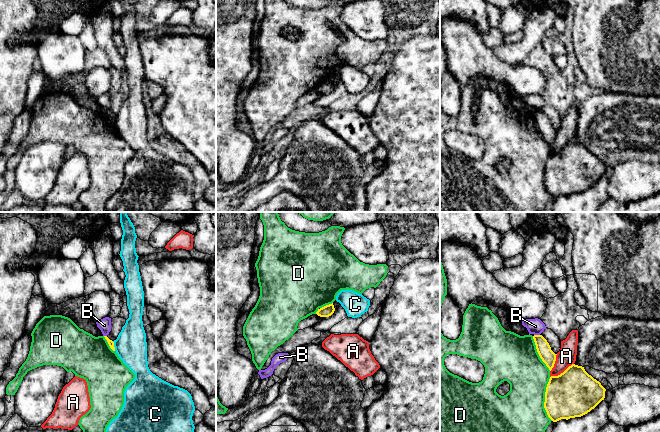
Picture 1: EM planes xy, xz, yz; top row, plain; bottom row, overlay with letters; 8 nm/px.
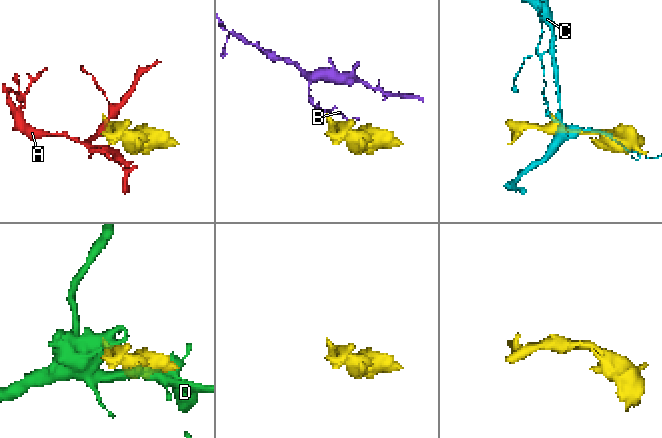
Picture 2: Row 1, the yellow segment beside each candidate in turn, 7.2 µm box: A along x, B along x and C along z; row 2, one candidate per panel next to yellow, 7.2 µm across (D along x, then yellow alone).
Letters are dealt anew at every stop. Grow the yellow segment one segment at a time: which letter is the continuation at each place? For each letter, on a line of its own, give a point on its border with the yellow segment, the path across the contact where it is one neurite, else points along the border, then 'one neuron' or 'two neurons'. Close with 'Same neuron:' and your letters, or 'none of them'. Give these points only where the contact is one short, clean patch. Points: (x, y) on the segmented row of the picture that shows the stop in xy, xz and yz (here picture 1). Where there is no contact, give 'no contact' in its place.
A: yz (561, 373) | two neurons
B: yz (537, 335) | along yz (534, 334), (539, 335) | two neurons
C: xy (113, 346) | two neurons
D: yz (545, 399) | two neurons
Same neuron: none of them

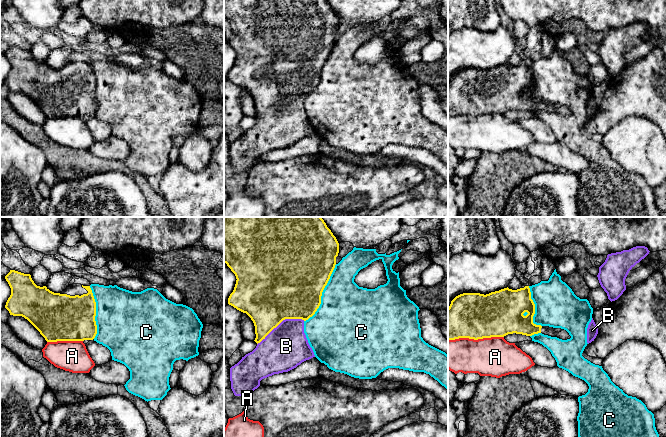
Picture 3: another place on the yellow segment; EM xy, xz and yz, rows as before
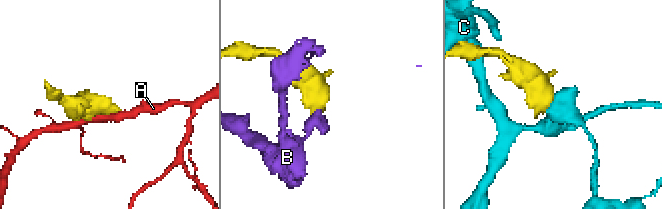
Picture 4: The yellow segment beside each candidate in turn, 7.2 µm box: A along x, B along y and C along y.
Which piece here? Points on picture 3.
A: yz (475, 339) | two neurons
B: xz (280, 322) | one neuron
C: xz (321, 294) | two neurons
Same neuron: B

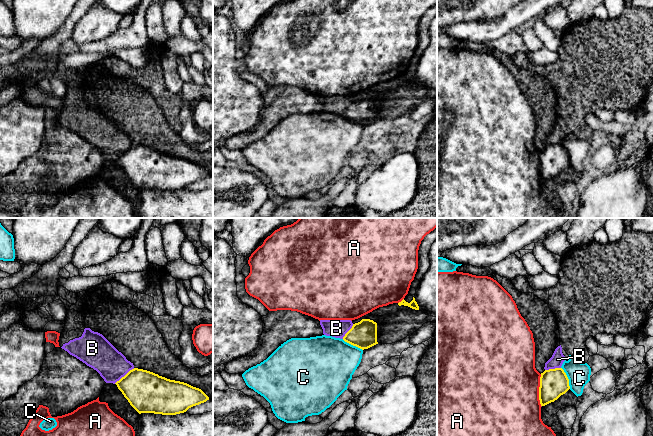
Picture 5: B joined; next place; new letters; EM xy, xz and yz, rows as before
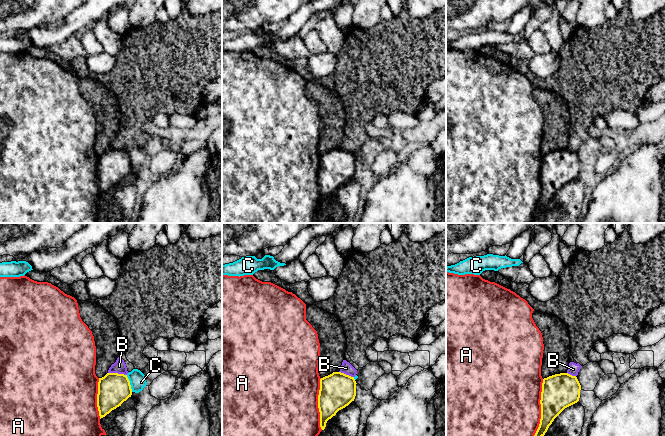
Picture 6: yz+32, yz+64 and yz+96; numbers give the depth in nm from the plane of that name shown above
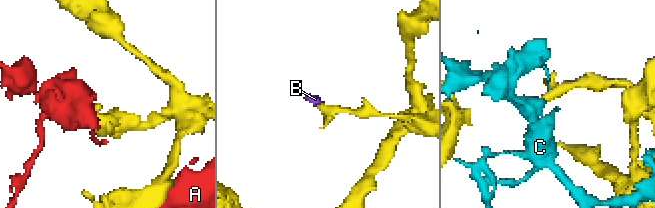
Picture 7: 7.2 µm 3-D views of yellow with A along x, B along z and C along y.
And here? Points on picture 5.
A: yz (539, 390) | two neurons
B: xy (125, 375) | along xy (134, 368), (130, 369), (114, 383) | two neurons
C: yz (567, 378) | two neurons
Same neuron: none of them

